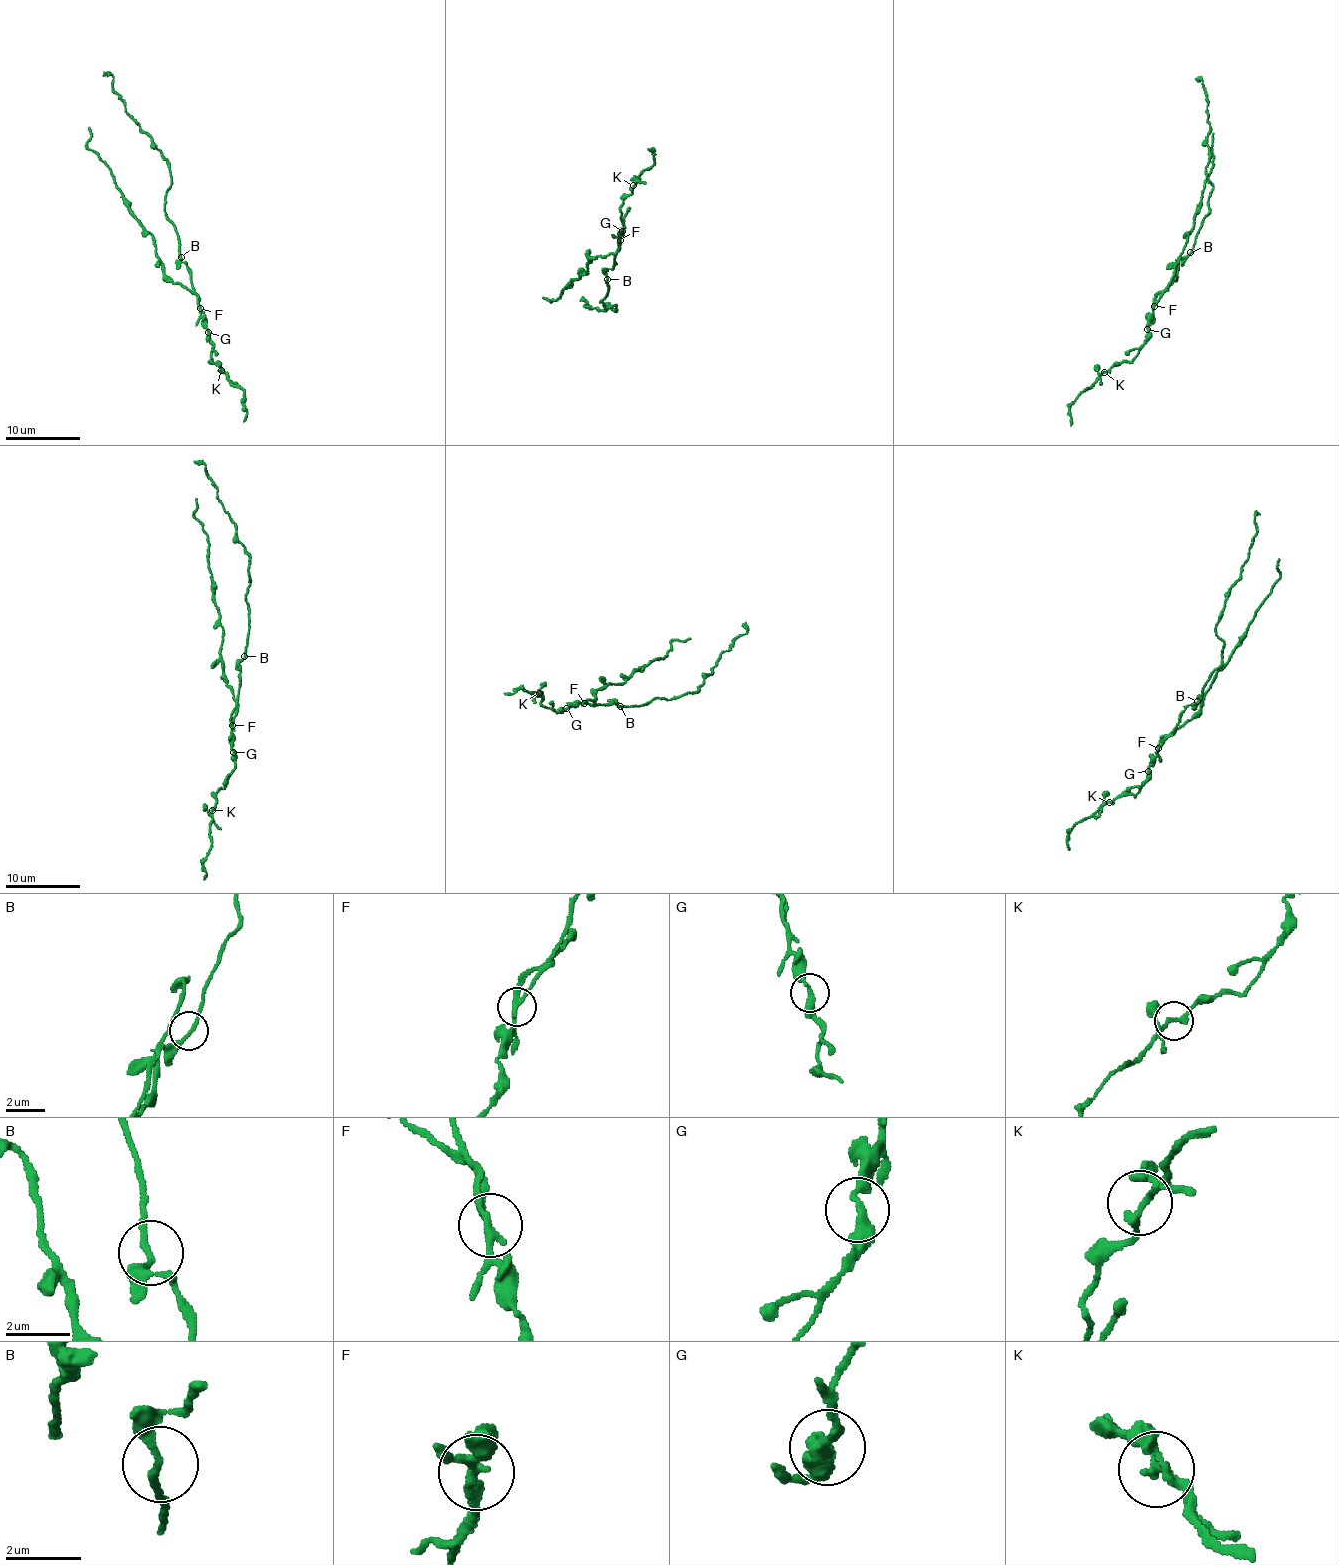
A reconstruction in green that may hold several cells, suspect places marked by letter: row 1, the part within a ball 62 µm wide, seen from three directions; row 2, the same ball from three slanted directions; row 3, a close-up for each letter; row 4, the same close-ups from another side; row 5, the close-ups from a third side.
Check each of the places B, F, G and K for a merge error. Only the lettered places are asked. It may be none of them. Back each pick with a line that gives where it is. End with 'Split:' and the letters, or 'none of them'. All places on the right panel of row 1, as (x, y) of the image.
F: (1154, 306)
Split: F

